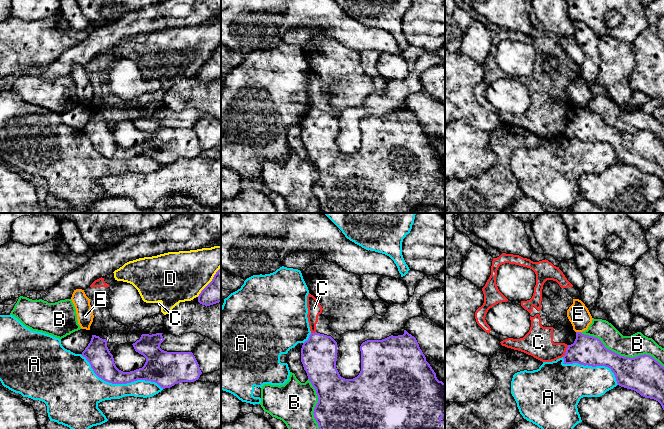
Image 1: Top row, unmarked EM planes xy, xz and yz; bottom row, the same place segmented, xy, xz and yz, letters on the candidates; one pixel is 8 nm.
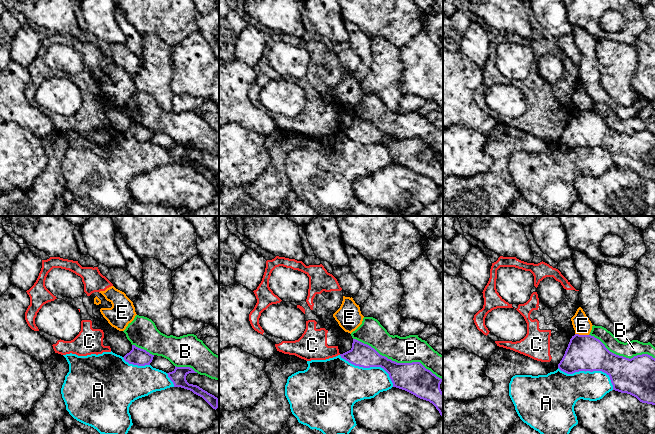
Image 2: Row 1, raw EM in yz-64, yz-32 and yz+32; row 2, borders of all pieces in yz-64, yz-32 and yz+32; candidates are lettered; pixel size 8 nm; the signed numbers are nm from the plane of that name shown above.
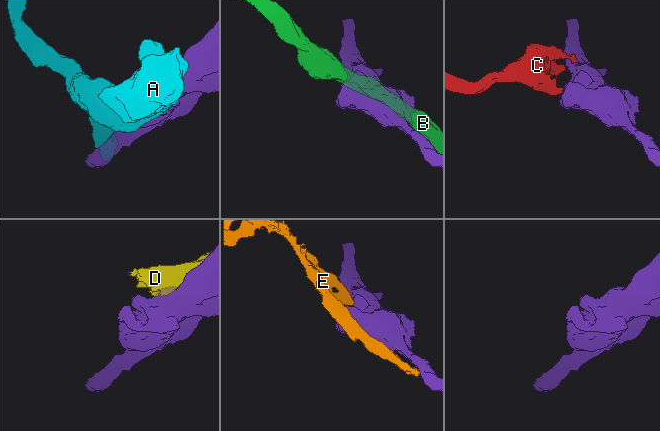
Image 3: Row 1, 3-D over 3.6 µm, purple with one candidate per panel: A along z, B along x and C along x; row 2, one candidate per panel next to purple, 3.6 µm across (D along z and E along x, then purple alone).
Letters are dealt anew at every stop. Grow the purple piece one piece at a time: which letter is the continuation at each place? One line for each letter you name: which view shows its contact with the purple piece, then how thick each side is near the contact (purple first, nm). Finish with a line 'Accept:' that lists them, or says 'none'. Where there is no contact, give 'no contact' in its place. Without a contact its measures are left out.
Accept: none

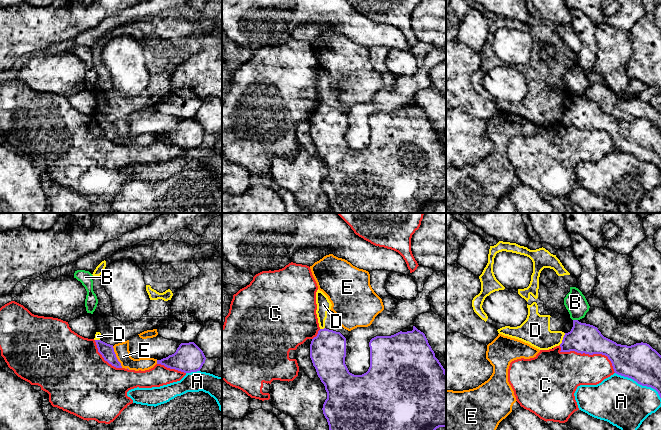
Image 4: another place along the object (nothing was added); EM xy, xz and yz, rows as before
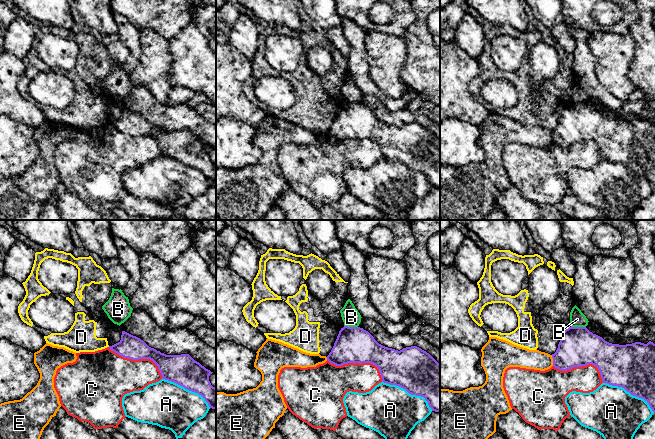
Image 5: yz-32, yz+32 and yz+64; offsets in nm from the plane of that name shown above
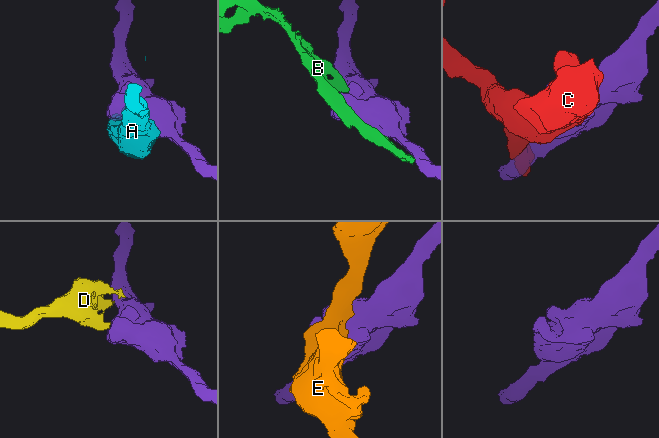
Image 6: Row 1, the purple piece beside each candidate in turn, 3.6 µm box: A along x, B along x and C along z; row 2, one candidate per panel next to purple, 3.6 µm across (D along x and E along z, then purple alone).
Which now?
Accept: none

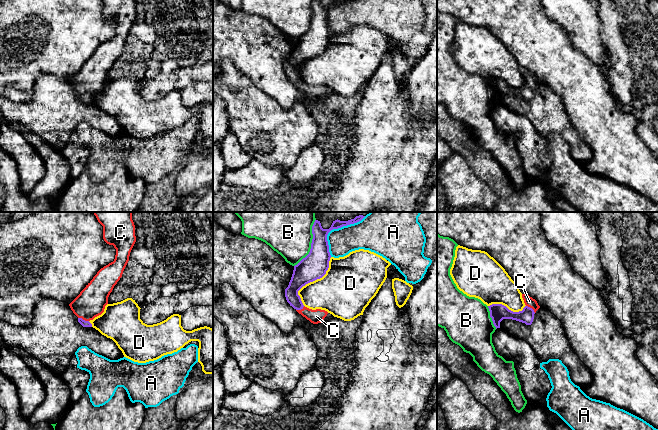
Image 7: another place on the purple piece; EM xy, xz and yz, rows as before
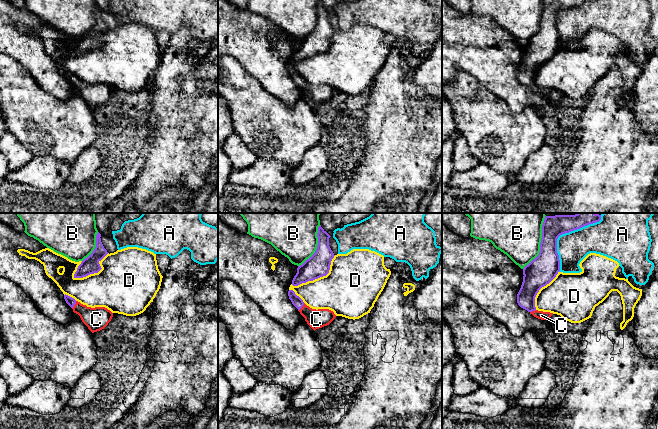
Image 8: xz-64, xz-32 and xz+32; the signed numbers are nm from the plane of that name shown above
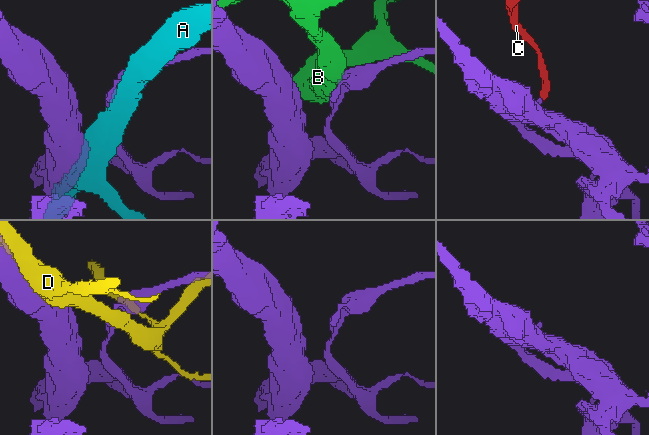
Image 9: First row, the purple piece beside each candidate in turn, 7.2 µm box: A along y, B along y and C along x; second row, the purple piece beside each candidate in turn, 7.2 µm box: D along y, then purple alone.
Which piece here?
C: contact in xy; calibres 50 and 240 nm
Accept: C

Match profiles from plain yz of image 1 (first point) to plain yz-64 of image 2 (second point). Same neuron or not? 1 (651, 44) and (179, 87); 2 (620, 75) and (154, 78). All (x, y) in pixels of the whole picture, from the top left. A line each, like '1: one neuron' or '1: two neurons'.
1: one neuron
2: one neuron

